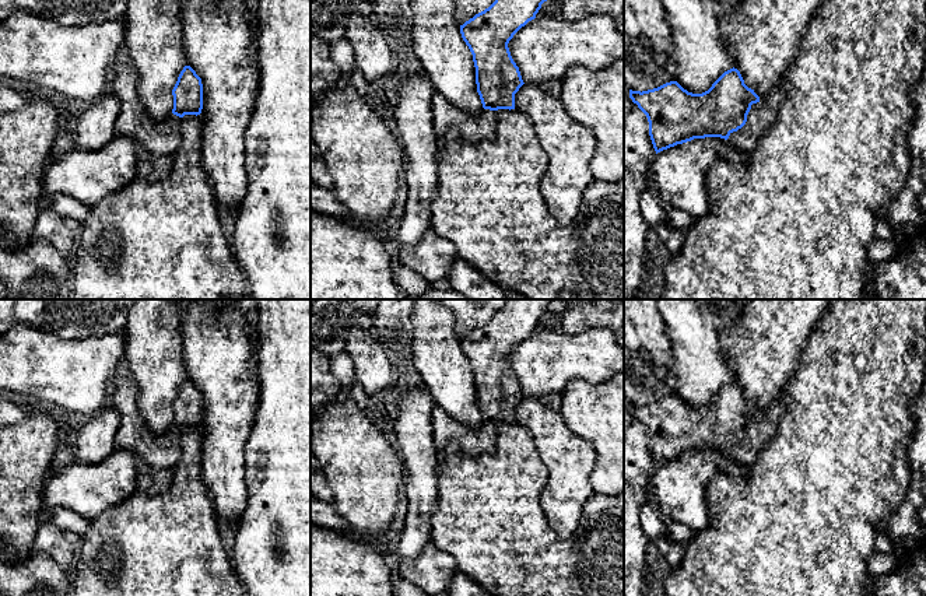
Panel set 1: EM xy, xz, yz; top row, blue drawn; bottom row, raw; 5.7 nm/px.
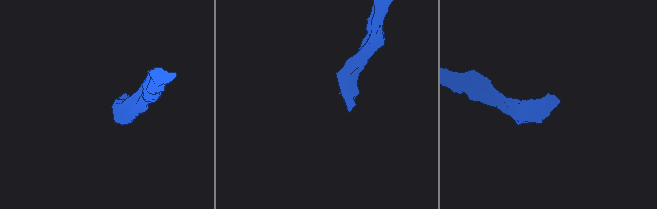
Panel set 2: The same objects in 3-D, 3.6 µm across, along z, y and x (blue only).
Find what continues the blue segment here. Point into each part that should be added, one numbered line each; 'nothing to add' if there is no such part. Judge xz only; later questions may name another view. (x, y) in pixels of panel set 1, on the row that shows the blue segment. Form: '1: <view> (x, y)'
1: xz (483, 126)

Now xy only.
1: xy (154, 139)

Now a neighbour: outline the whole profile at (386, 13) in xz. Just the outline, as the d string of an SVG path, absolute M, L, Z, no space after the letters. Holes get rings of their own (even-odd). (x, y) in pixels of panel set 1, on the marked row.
M373 0L373 10L371 17L382 29L385 27L411 27L411 1L413 0Z

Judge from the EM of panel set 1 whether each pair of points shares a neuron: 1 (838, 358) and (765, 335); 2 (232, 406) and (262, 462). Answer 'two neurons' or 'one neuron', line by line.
1: two neurons
2: two neurons

